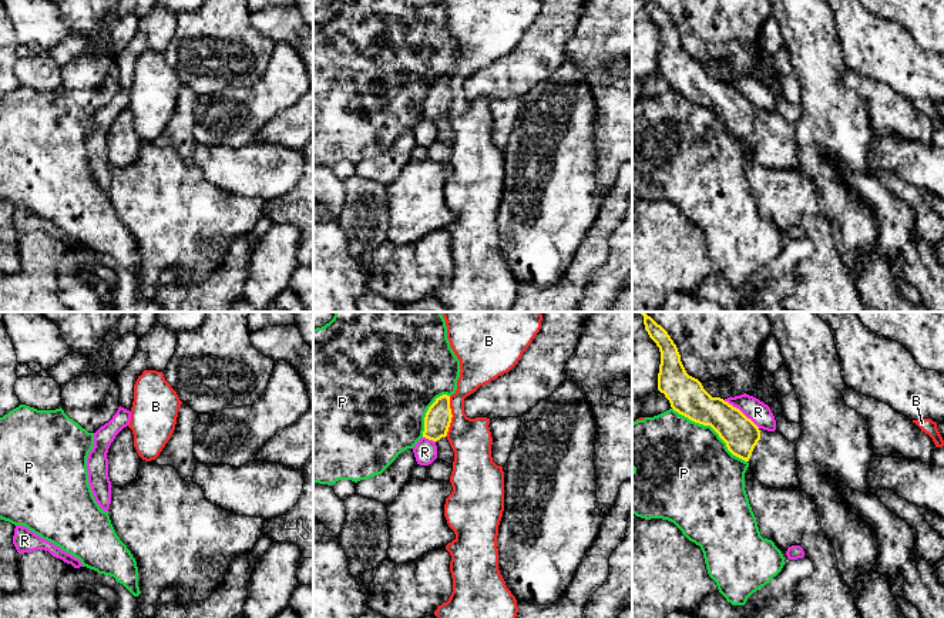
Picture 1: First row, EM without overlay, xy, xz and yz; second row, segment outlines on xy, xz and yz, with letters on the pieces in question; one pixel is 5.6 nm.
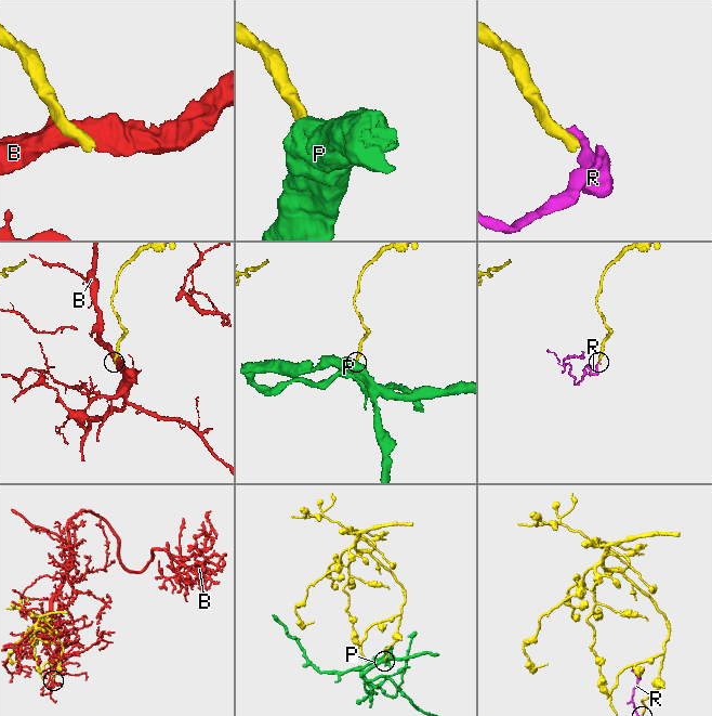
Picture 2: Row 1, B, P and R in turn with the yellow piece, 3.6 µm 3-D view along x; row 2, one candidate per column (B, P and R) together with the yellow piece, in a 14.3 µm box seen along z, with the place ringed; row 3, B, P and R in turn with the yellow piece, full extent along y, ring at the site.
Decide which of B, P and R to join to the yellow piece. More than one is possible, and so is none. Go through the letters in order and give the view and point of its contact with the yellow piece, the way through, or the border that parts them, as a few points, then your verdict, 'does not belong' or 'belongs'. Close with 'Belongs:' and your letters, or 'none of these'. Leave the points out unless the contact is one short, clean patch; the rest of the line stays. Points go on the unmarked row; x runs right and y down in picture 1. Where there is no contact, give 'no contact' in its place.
B: xz (452, 97) | does not belong
P: yz (712, 108) | does not belong
R: yz (741, 93) | along yz (724, 81), (738, 88), (759, 108) | does not belong
Belongs: none of these

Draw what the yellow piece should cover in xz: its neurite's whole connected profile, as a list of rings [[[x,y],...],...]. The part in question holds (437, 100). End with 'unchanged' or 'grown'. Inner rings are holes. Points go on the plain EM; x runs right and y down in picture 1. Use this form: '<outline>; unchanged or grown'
[[[443,75],[437,78],[426,94],[423,118],[436,124],[439,141],[453,147],[454,132],[446,118],[451,98],[450,77]]]; grown

